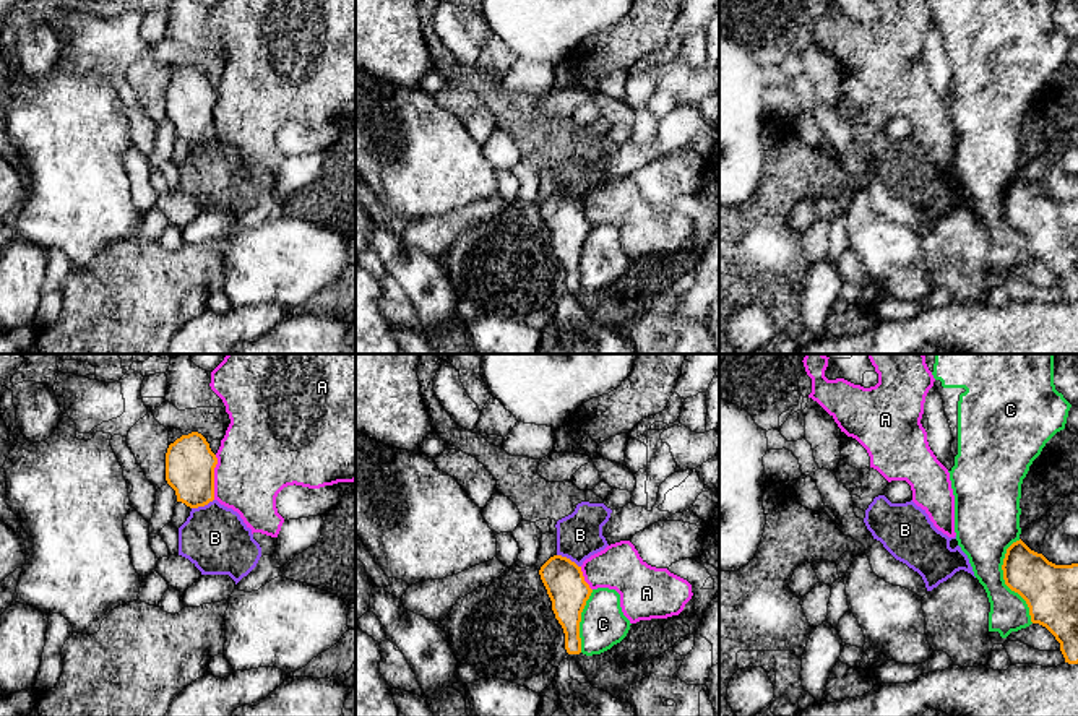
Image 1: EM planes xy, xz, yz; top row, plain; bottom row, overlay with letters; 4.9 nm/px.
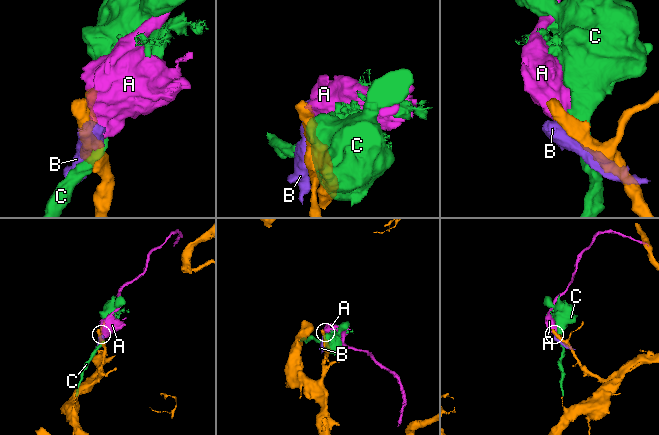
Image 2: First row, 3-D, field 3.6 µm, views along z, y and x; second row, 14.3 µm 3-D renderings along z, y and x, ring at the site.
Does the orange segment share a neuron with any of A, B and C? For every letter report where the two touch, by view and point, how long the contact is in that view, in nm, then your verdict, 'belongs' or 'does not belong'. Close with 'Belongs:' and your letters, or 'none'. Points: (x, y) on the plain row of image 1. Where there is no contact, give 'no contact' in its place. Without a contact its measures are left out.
A: xy (213, 114) | 220 nm | does not belong
B: xz (569, 195) | 140 nm | does not belong
C: yz (1005, 218) | 420 nm | does not belong
Belongs: none

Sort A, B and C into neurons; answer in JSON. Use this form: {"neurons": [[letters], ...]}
{"neurons": [["A"], ["B"], ["C"]]}

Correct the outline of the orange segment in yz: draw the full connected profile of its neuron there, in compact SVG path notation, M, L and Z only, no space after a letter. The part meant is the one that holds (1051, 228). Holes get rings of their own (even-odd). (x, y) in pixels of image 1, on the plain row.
M1021 175L1003 195L1005 221L1029 244L1033 260L1046 263L1060 279L1068 300L1078 300L1078 200L1055 201Z

